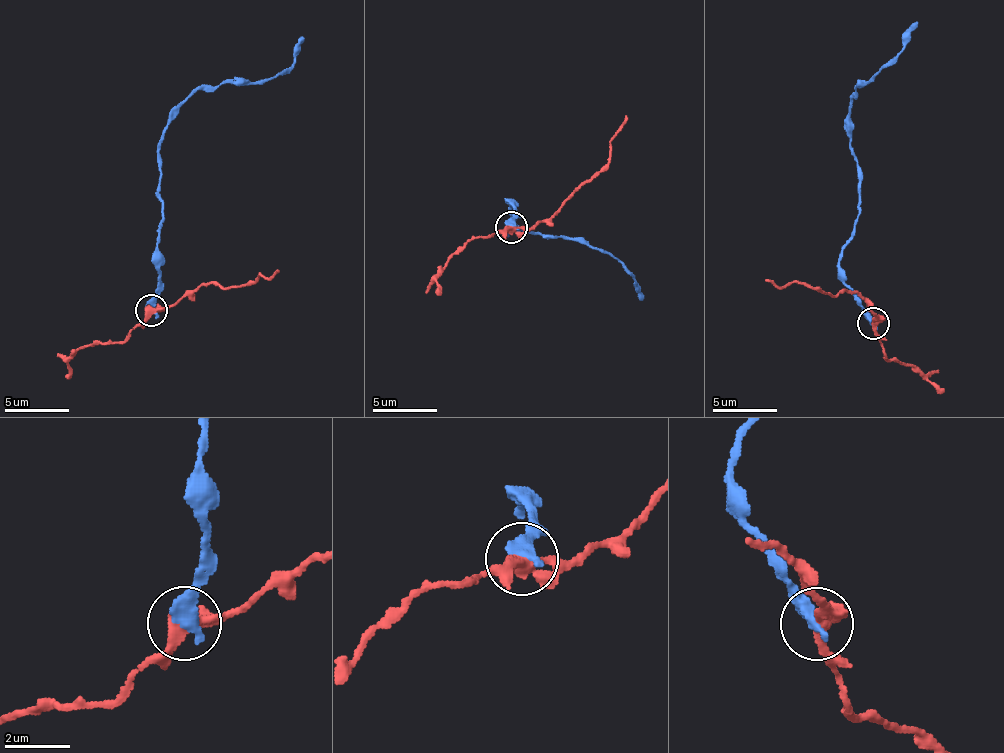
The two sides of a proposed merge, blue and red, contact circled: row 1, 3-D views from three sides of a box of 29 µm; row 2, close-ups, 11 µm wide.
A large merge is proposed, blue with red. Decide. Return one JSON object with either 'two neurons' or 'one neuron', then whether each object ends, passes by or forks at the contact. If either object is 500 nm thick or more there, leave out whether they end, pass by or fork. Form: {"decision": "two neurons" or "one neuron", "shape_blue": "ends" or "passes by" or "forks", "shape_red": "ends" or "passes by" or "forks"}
{"decision": "two neurons"}

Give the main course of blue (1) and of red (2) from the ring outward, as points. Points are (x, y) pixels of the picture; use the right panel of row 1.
1: (872, 323), (840, 265), (840, 246), (860, 211), (853, 97), (903, 49), (903, 36), (916, 22)
2: (872, 323), (874, 314), (860, 295), (815, 291), (806, 283), (766, 280)

